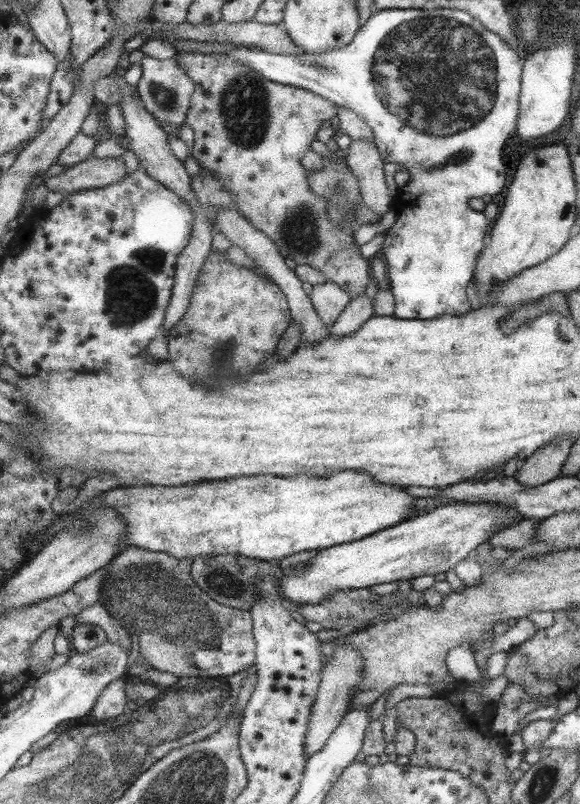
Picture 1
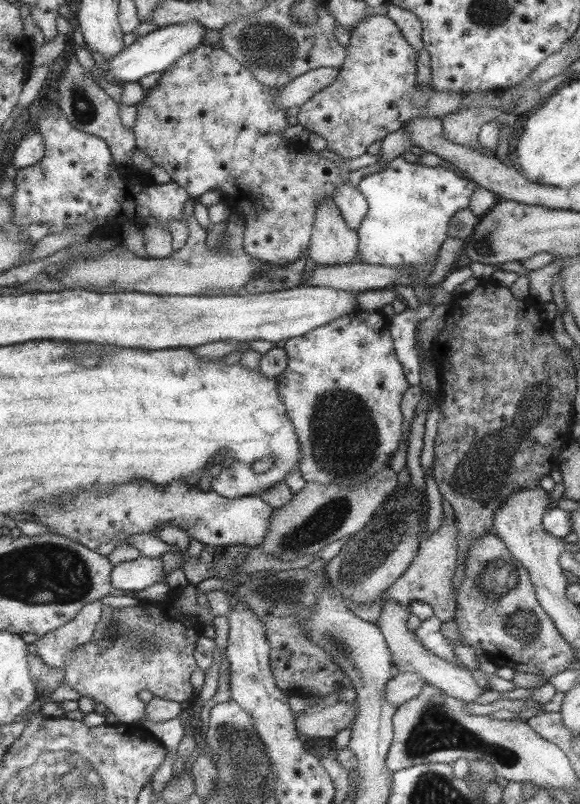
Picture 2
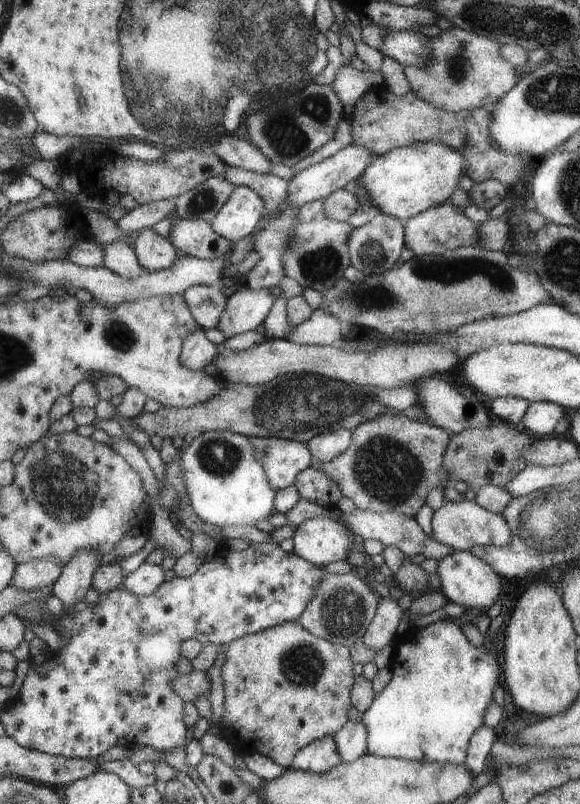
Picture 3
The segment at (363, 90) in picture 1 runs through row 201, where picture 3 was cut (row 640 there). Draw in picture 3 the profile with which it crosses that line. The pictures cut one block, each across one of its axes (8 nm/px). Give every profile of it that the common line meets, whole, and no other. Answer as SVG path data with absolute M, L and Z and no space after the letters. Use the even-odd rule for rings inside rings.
M445 617L444 619L437 620L436 622L433 622L433 624L428 624L424 627L410 627L401 634L398 640L395 641L392 660L389 664L389 670L392 672L391 680L385 684L385 688L383 688L381 692L375 694L371 706L362 713L361 717L361 720L363 720L363 726L365 726L367 732L366 752L370 755L419 762L449 762L449 764L463 764L465 748L467 748L469 736L481 726L481 722L483 722L483 712L485 712L485 708L487 708L489 702L491 702L493 688L495 688L495 684L499 684L497 682L497 676L499 676L499 664L497 664L497 656L495 656L493 650L492 653L487 654L487 652L483 650L483 647L469 644L469 640L463 636L463 632L459 630L459 626L455 626L451 619L452 618L449 619L448 617Z

